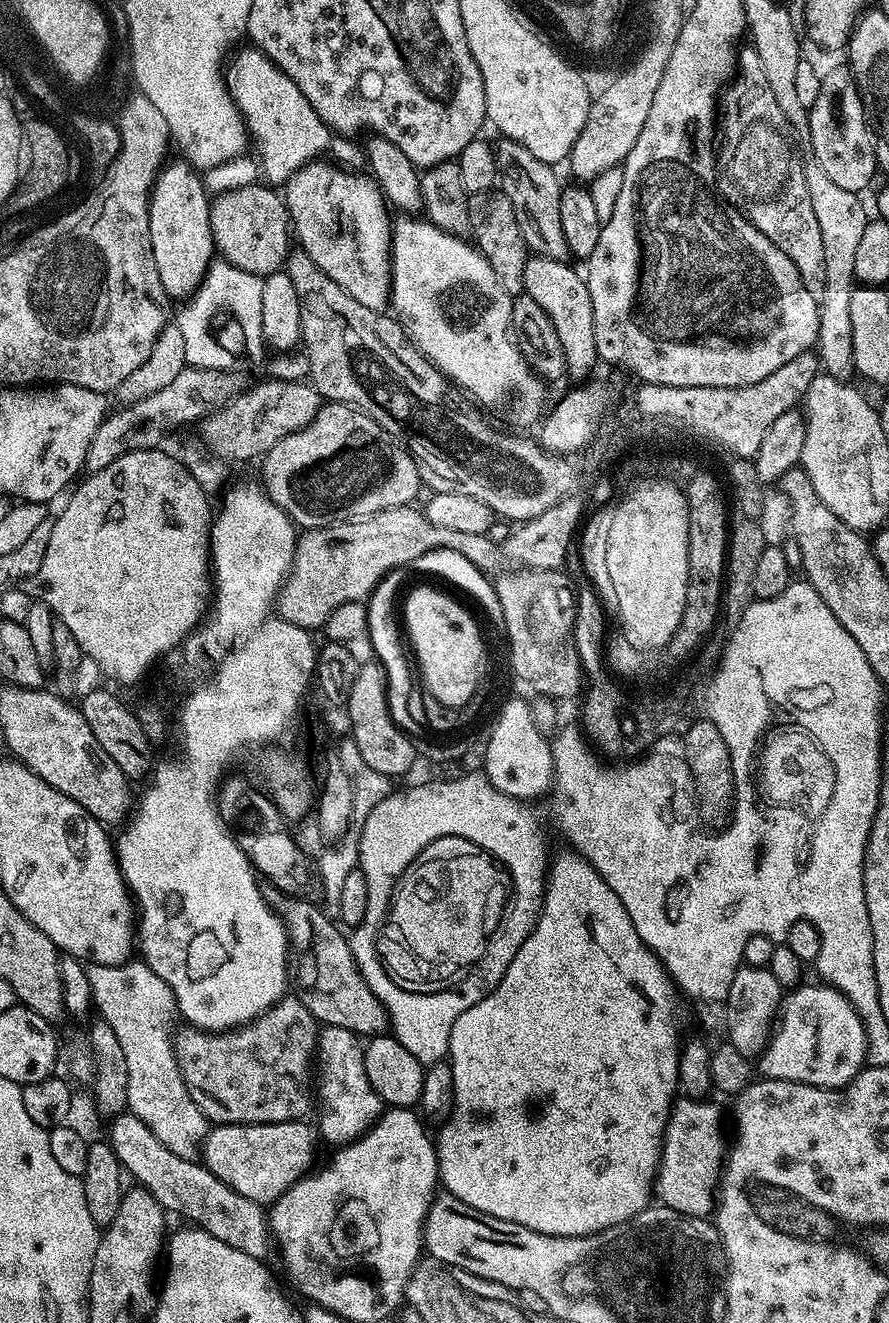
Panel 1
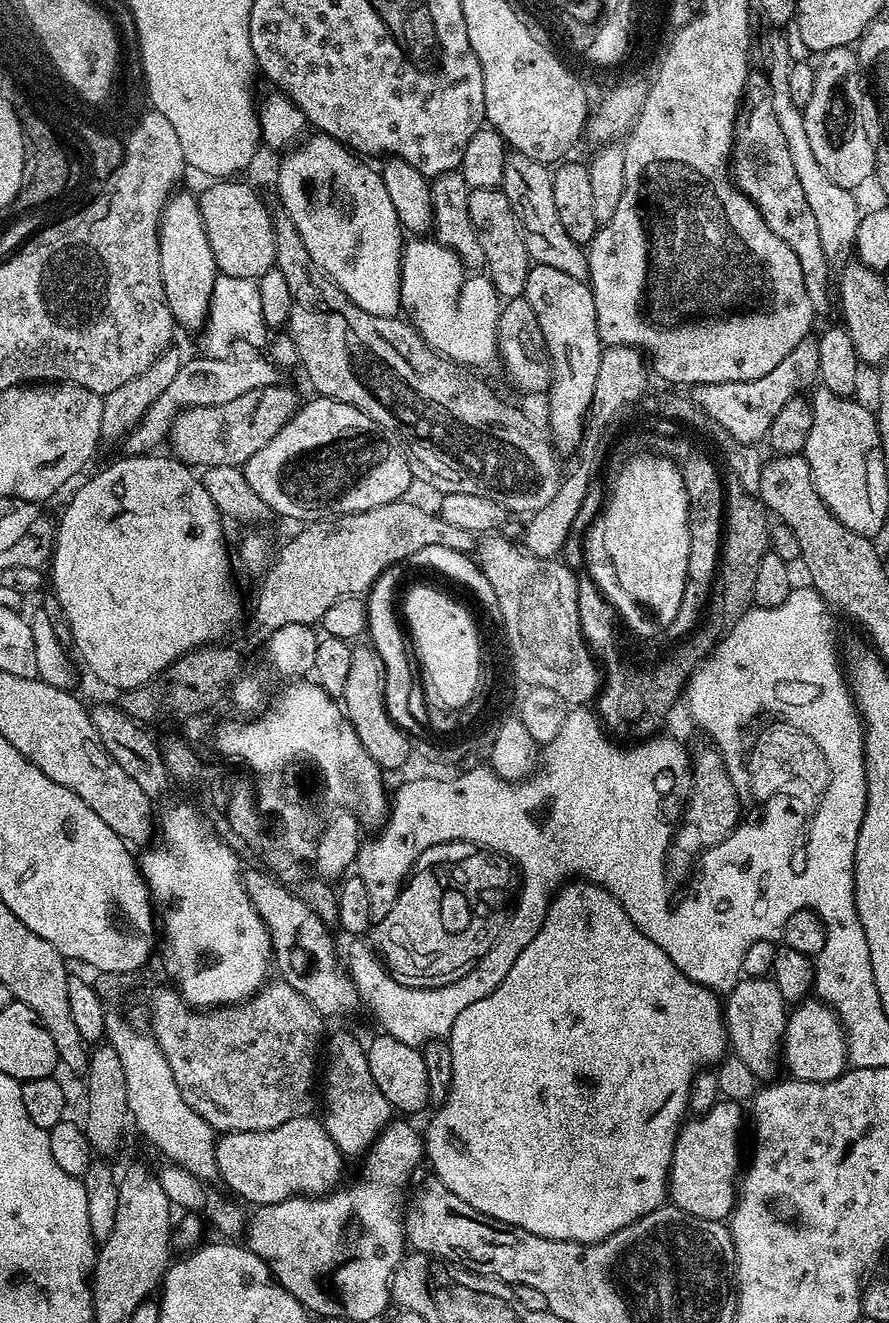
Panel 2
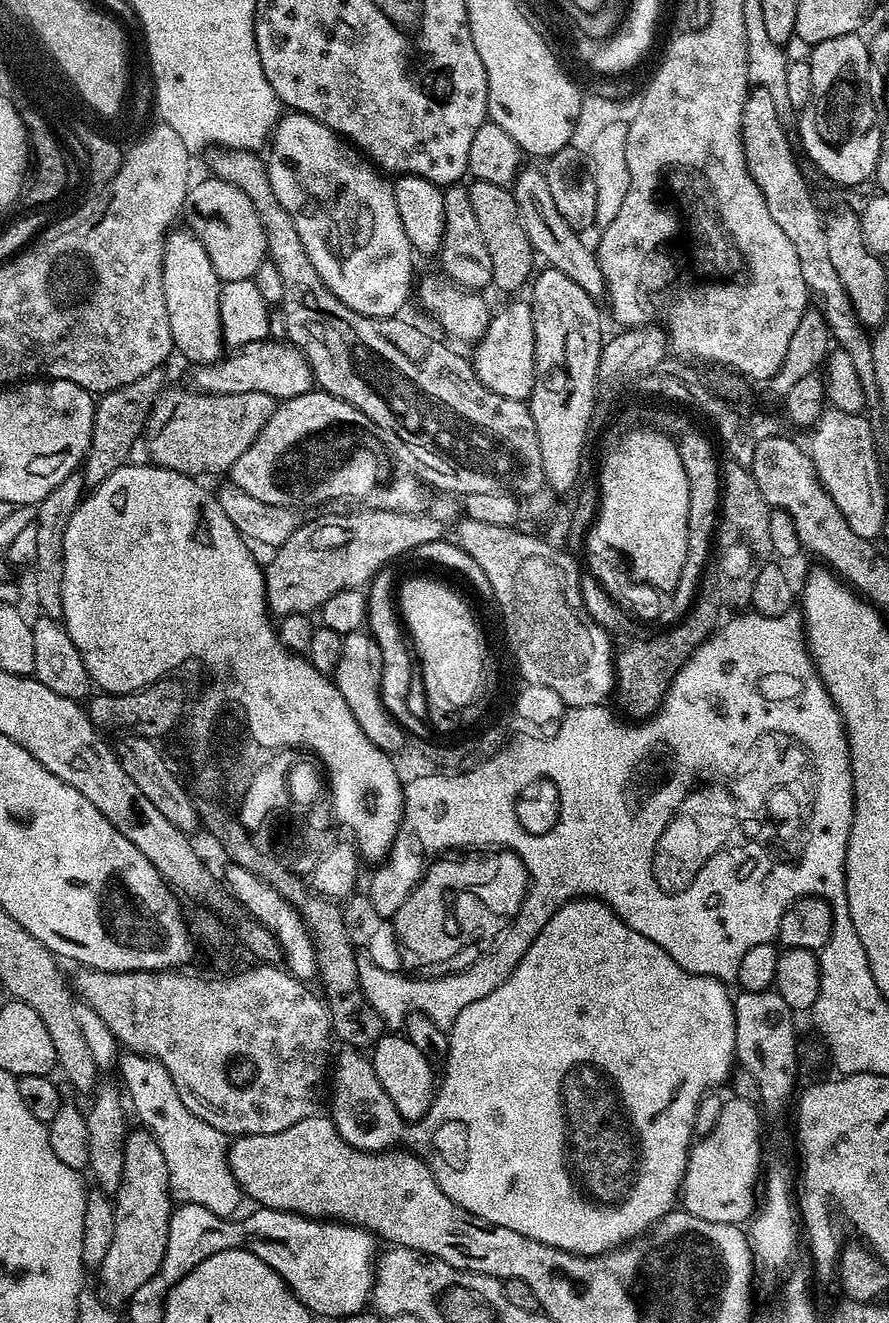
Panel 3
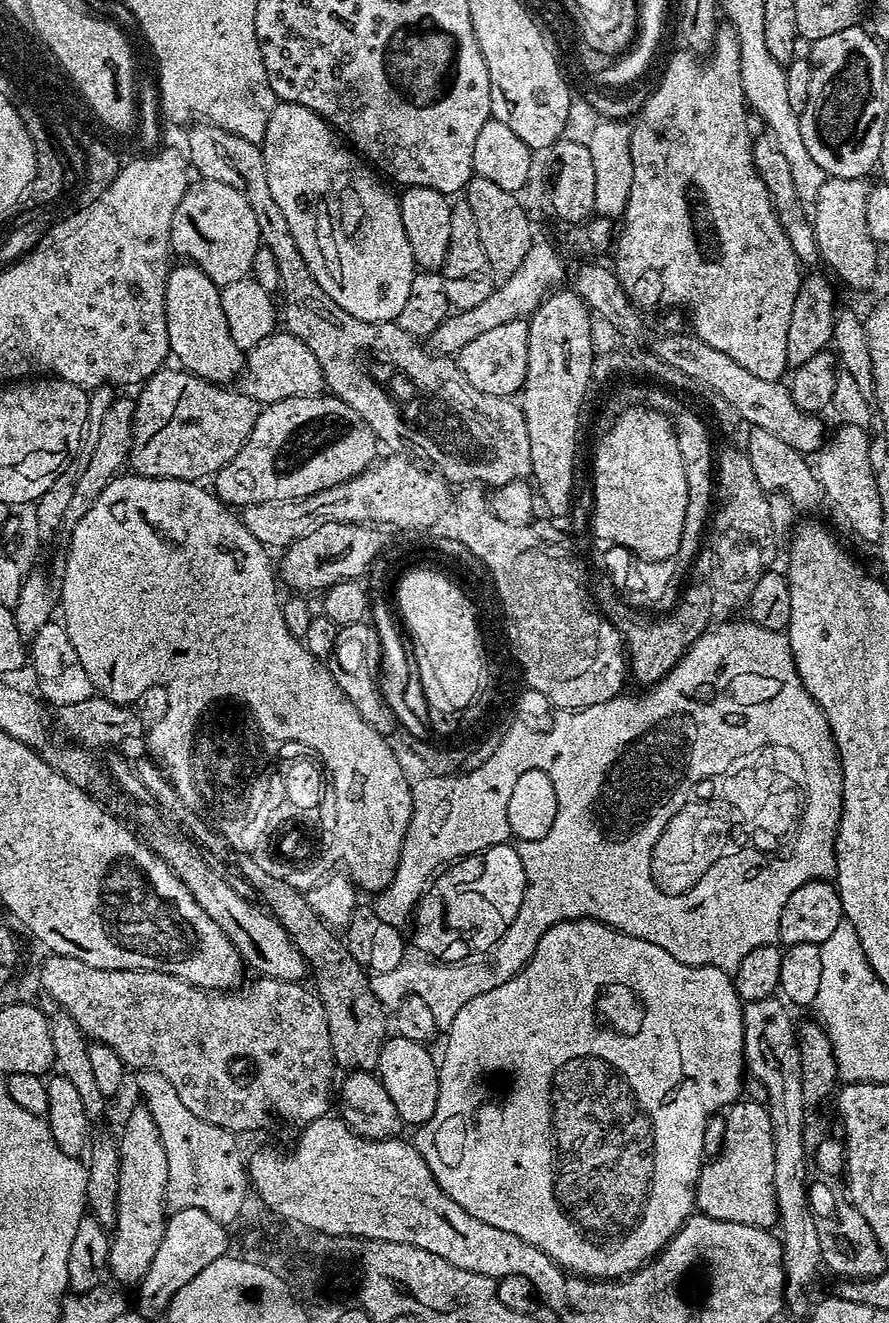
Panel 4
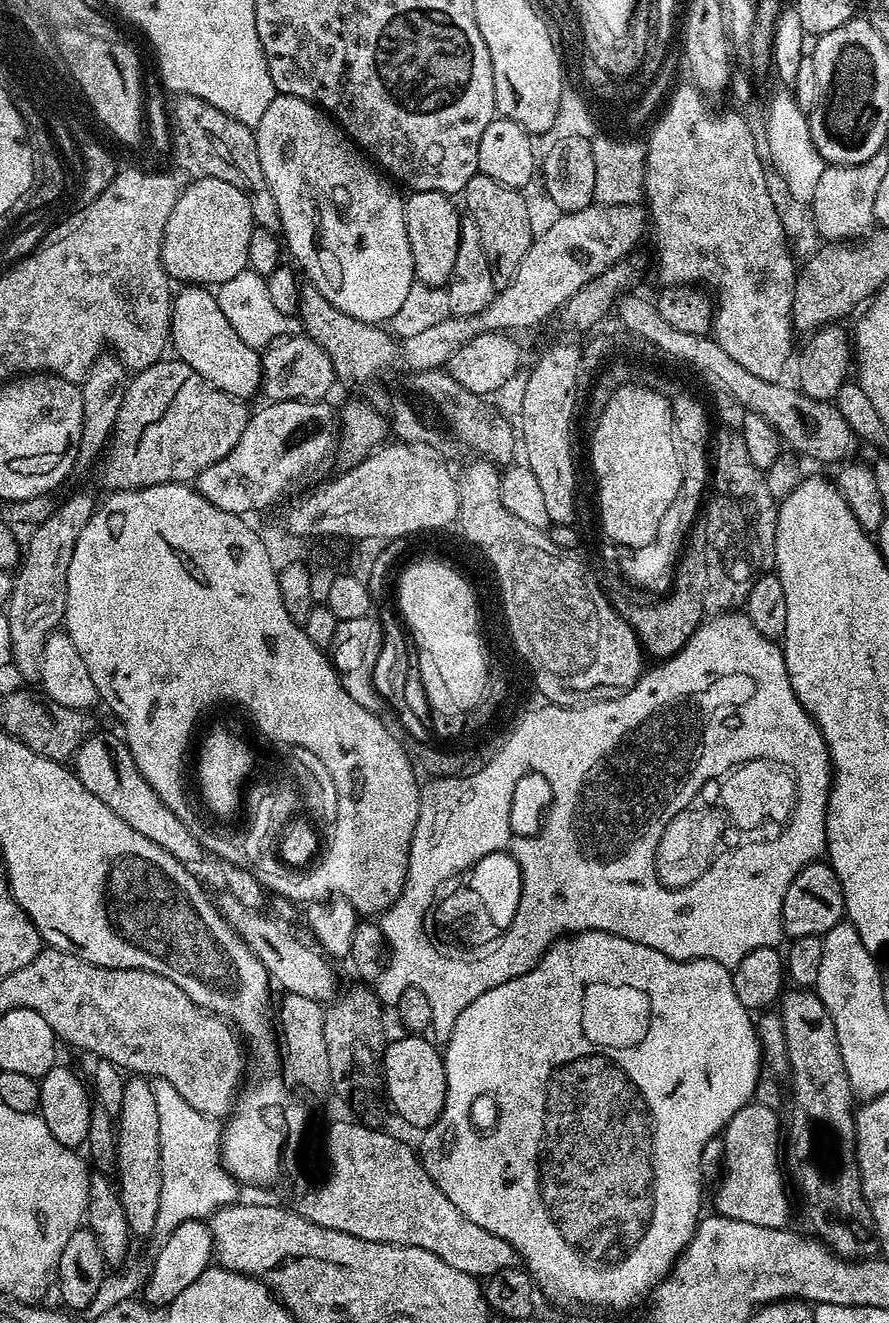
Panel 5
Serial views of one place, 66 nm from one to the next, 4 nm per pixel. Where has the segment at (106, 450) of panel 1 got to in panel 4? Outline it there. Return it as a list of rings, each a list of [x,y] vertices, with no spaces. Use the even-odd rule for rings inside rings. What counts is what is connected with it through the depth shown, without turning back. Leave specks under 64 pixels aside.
[[[277,330],[270,333],[266,338],[262,338],[262,342],[258,342],[253,348],[247,349],[244,358],[244,371],[238,380],[239,391],[245,392],[250,398],[254,398],[256,403],[261,406],[267,406],[274,402],[282,402],[286,398],[314,398],[321,395],[325,391],[324,375],[322,374],[322,366],[318,366],[318,358],[314,358],[314,353],[310,351],[310,346],[306,346],[306,342],[302,342],[302,338],[298,338],[294,333],[287,330]]]

